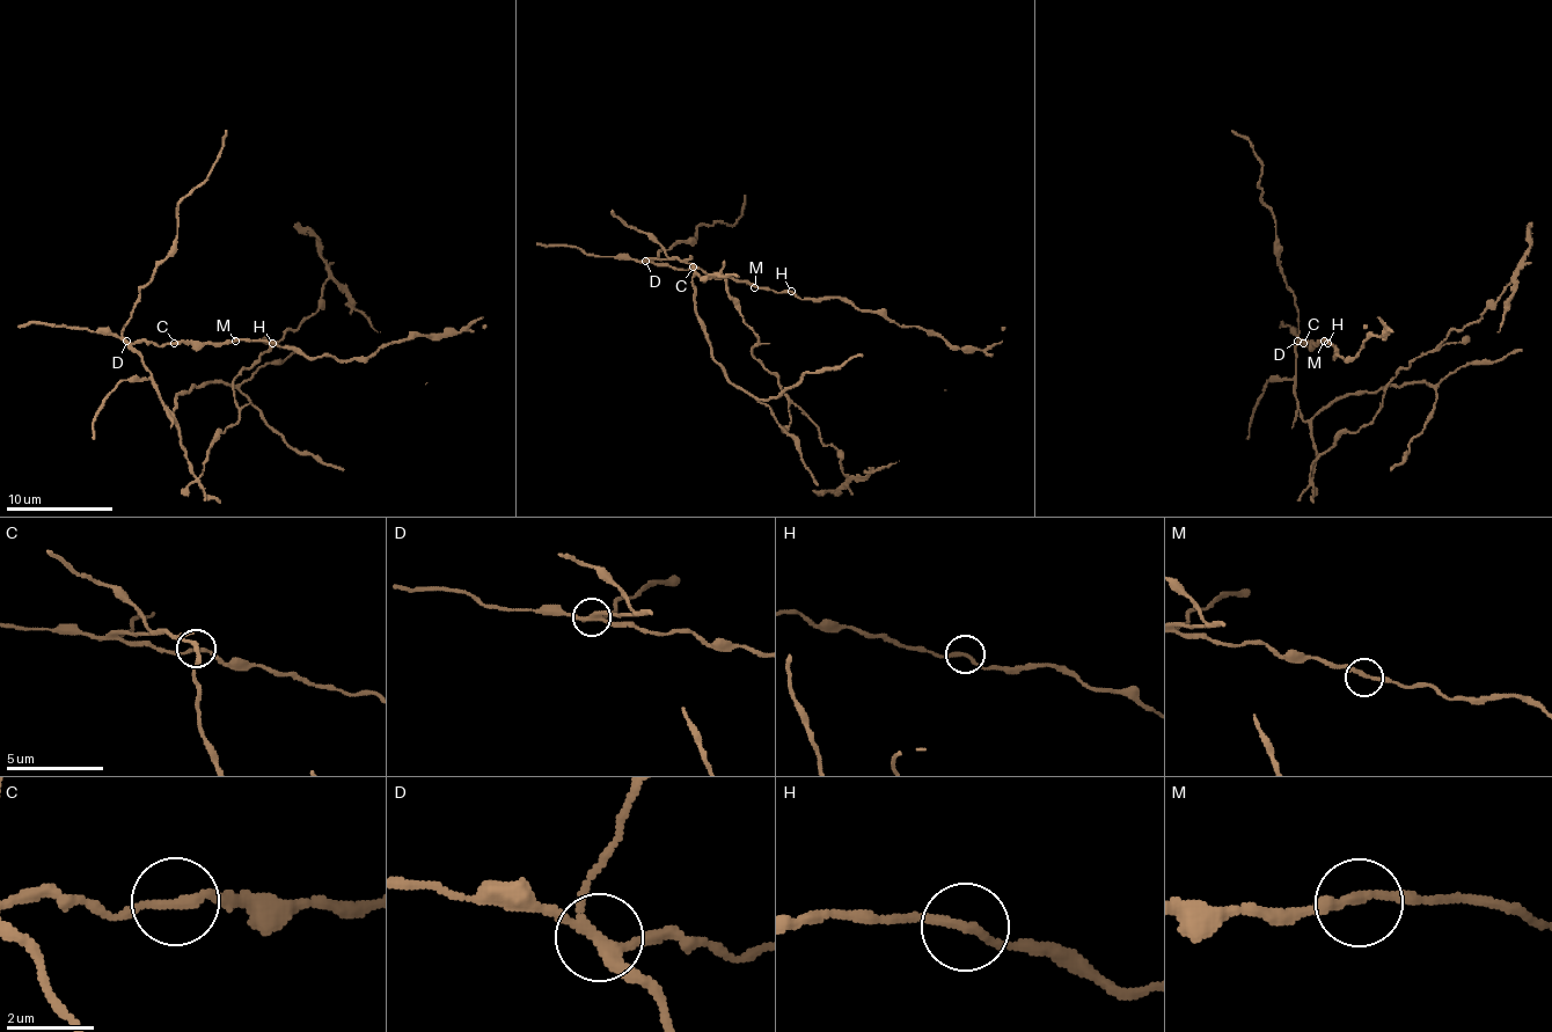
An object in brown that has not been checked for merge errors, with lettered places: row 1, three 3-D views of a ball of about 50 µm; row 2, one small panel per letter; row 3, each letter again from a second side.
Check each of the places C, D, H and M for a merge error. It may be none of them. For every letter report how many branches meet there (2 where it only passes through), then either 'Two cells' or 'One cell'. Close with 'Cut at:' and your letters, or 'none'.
C: Branches: 2. One cell
D: Branches: 4. Two cells
H: Branches: 2. Two cells
M: Branches: 2. One cell
Cut at: D, H

